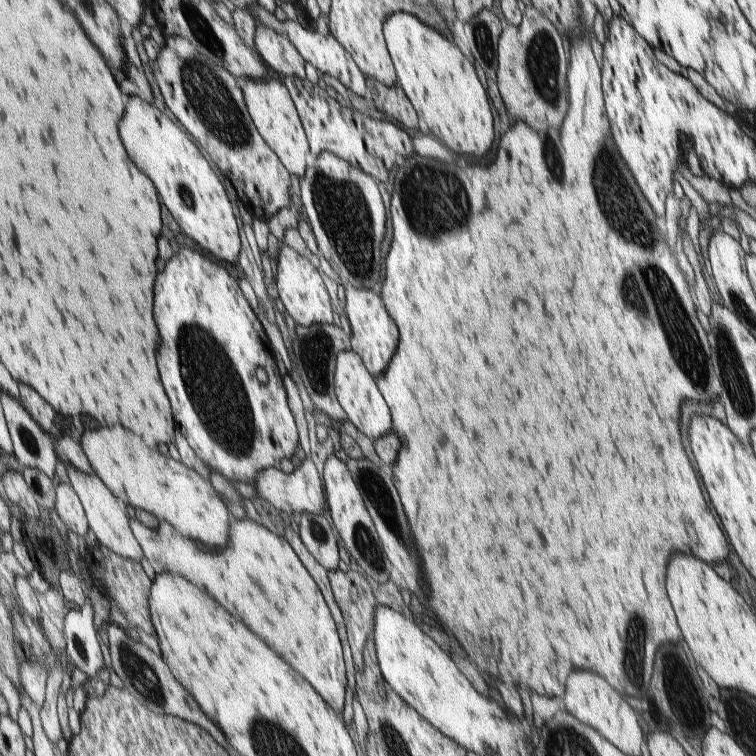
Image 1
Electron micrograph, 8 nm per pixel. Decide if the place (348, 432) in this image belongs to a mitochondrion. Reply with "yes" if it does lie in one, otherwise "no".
no

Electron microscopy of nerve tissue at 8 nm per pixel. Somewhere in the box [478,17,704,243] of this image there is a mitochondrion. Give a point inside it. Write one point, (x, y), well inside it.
(541, 58)

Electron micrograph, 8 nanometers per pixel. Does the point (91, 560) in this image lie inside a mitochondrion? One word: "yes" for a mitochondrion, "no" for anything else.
no

